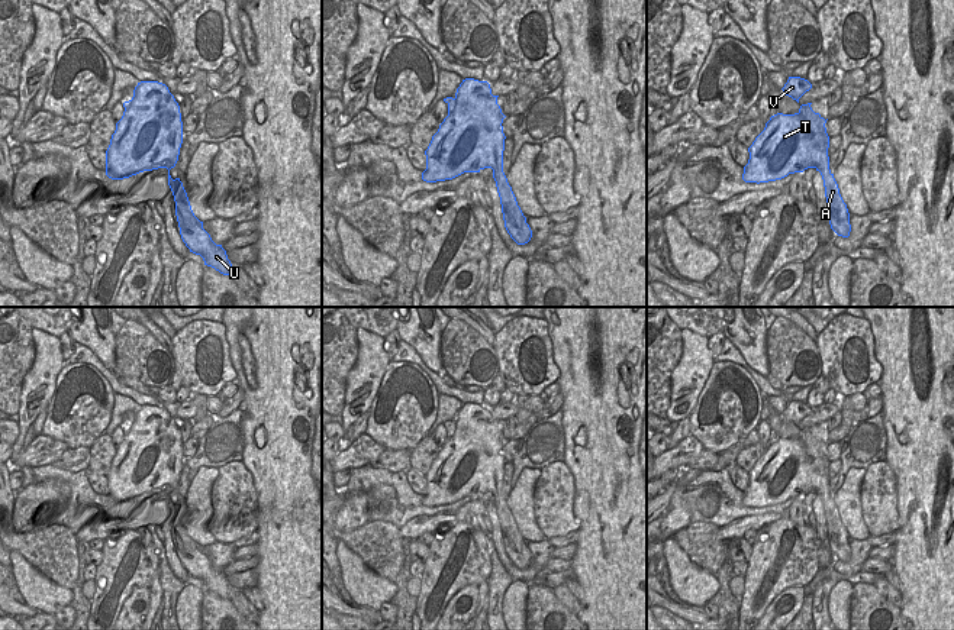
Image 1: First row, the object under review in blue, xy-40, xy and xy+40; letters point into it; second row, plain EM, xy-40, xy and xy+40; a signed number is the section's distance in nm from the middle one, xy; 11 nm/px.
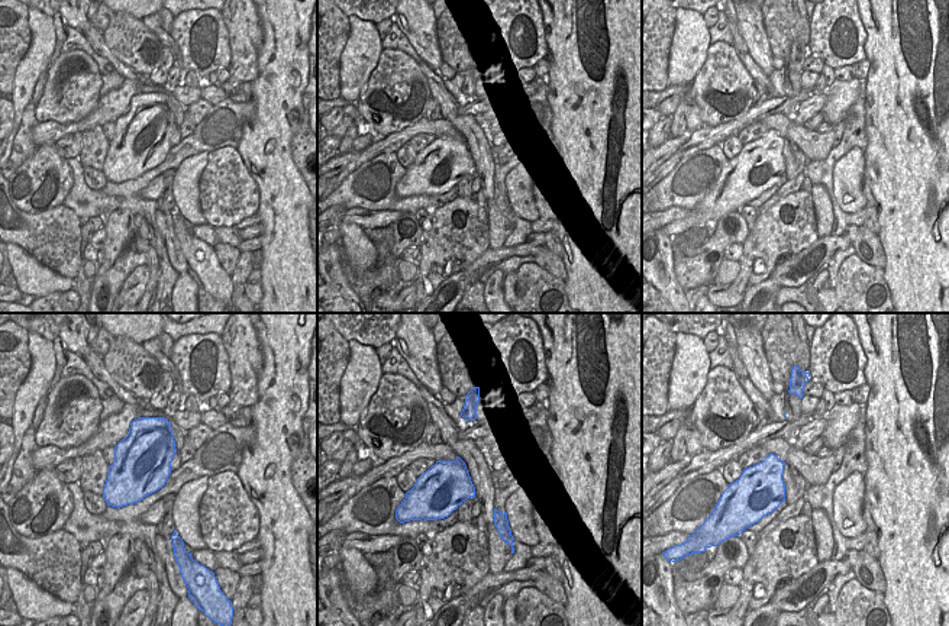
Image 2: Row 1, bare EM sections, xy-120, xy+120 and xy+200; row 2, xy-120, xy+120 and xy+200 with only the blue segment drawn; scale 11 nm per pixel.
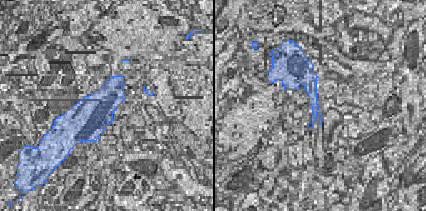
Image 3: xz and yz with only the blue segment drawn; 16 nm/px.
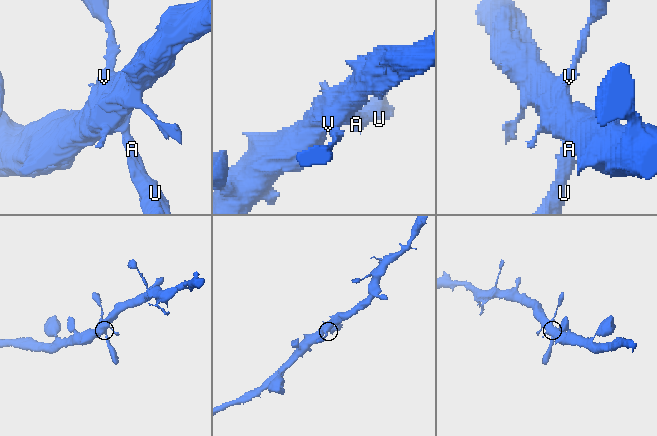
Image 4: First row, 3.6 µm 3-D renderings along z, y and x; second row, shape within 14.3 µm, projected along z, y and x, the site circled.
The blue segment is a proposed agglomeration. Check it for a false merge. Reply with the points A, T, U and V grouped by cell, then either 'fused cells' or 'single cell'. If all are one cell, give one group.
groups A T U V; single cell

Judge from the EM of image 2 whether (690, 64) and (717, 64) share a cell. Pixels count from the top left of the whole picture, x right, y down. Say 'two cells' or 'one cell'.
two cells

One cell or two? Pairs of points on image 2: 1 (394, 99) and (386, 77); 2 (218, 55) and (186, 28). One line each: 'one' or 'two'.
1: one
2: one

